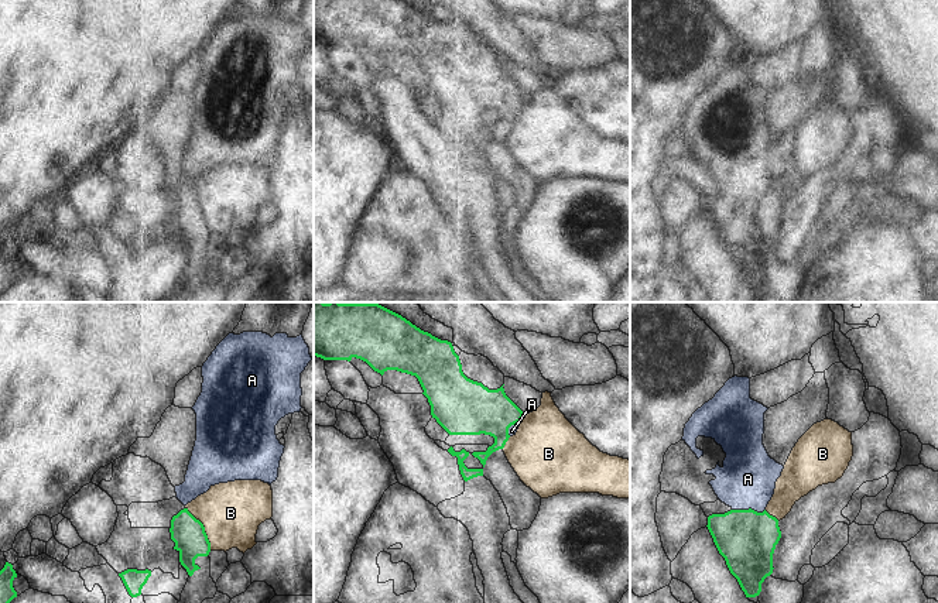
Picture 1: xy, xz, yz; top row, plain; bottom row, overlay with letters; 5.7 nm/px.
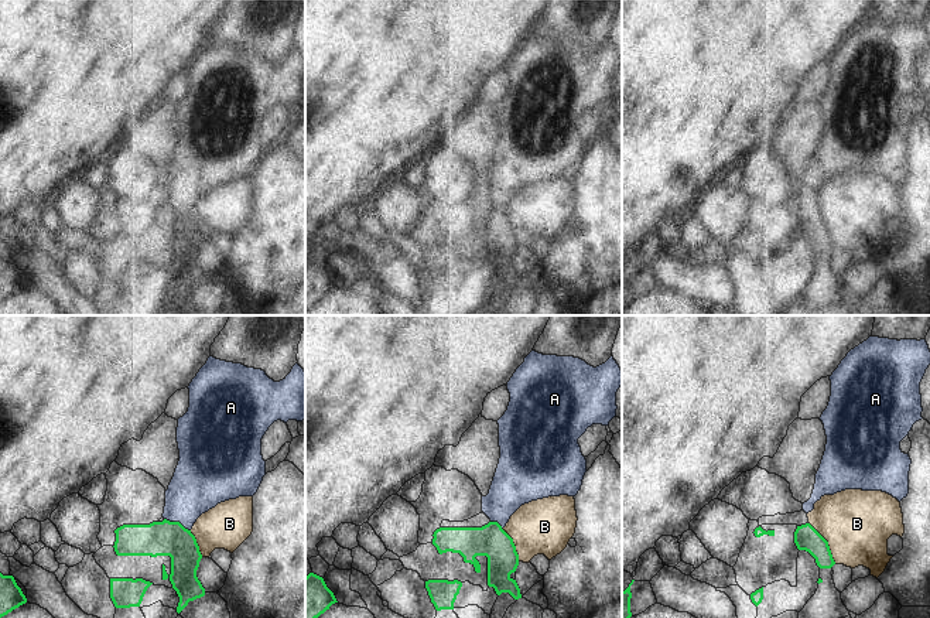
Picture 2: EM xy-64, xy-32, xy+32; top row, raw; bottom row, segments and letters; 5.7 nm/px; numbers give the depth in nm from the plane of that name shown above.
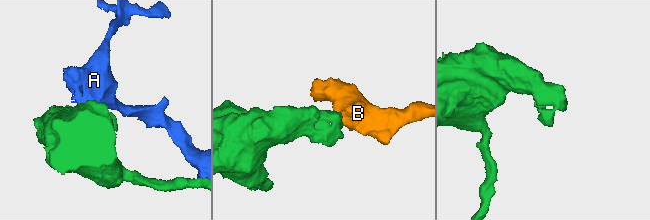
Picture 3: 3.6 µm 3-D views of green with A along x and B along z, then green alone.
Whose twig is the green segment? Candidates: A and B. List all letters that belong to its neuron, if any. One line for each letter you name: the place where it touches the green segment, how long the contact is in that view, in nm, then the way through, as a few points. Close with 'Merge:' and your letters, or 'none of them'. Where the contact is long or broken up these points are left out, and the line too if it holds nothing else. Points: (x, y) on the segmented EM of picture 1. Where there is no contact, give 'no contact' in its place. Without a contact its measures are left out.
A: meets green in yz at (749, 509); contact 190 nm long; runs through yz (746, 538), (749, 509), (747, 479)
Merge: A

